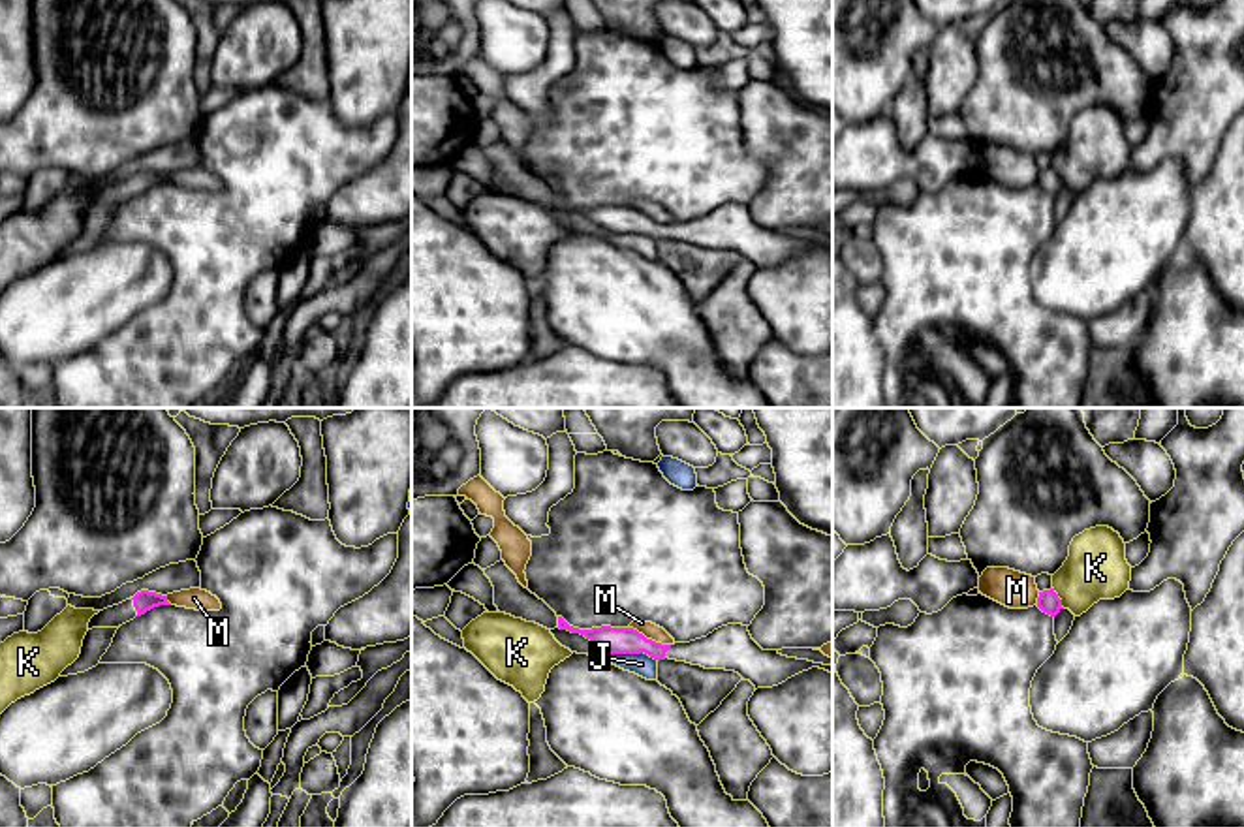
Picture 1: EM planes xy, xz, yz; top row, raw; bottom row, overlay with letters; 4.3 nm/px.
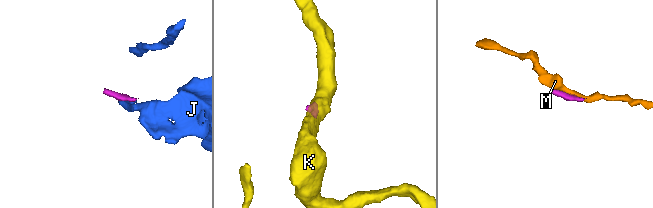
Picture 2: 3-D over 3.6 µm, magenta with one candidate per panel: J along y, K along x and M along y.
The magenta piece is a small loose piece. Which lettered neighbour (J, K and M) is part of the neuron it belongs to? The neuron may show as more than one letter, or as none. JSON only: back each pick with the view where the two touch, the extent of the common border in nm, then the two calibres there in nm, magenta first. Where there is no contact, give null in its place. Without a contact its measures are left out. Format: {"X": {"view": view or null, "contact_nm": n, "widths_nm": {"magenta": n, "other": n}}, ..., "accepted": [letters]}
{"accepted": []}

